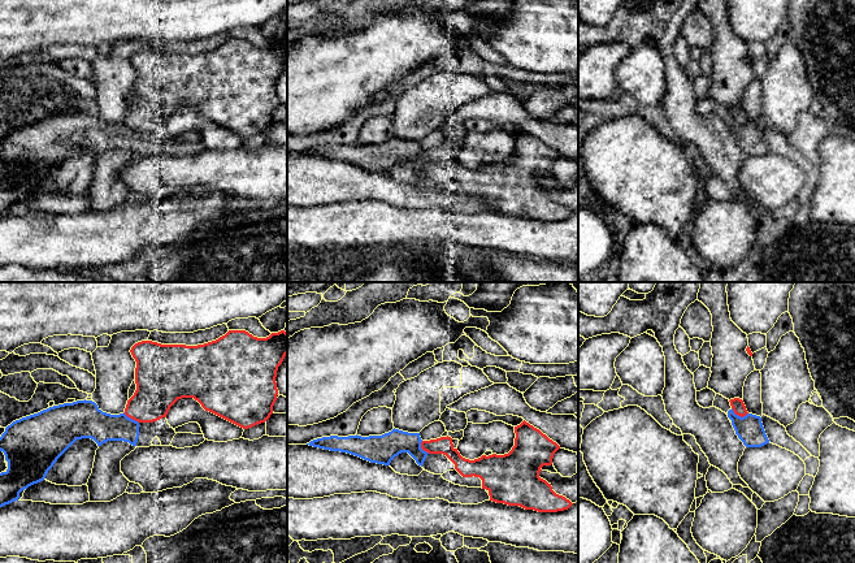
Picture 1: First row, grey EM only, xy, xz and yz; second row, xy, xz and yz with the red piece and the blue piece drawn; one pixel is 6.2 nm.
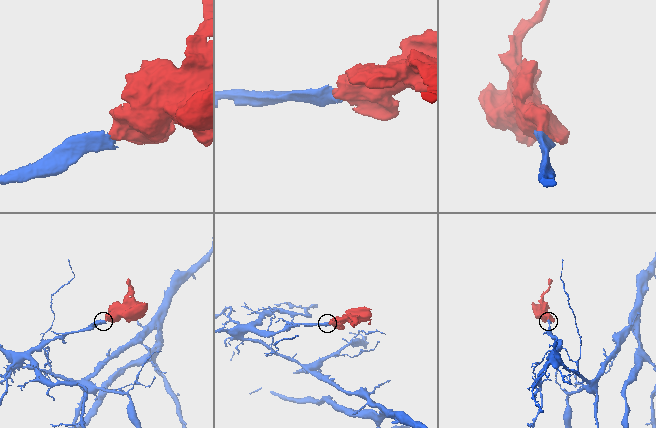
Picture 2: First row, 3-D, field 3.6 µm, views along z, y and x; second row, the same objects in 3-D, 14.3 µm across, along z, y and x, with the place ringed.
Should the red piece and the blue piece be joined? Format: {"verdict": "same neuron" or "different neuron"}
{"verdict": "different neuron"}

